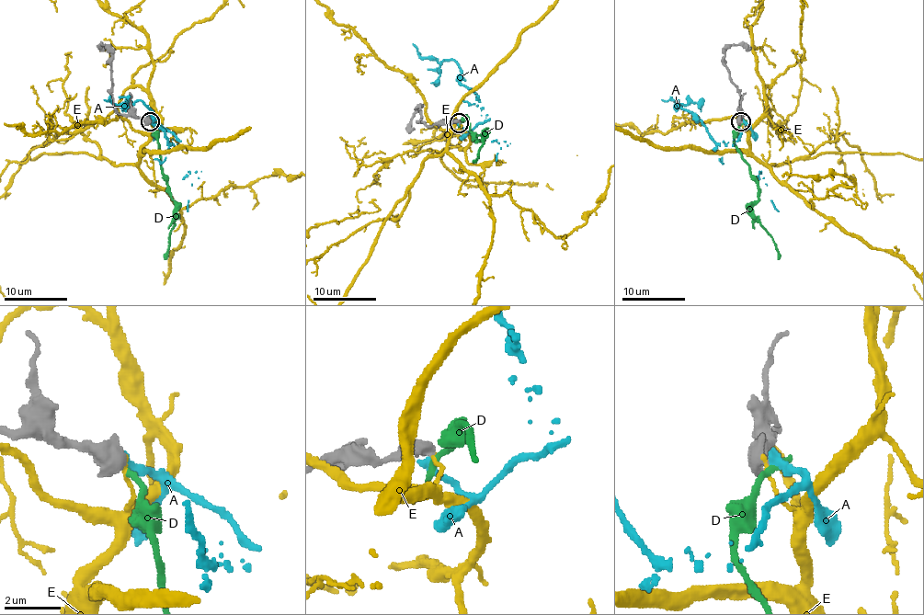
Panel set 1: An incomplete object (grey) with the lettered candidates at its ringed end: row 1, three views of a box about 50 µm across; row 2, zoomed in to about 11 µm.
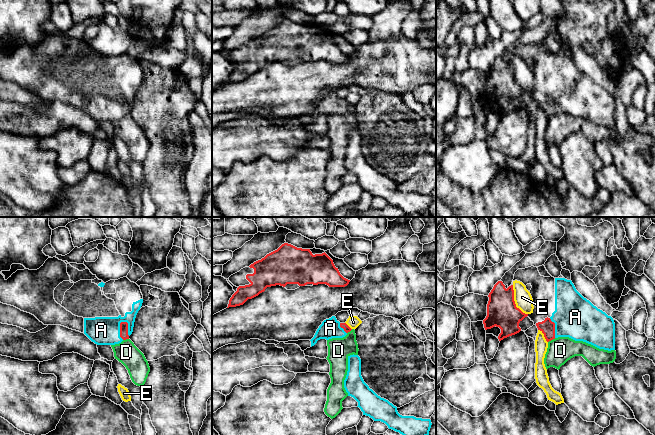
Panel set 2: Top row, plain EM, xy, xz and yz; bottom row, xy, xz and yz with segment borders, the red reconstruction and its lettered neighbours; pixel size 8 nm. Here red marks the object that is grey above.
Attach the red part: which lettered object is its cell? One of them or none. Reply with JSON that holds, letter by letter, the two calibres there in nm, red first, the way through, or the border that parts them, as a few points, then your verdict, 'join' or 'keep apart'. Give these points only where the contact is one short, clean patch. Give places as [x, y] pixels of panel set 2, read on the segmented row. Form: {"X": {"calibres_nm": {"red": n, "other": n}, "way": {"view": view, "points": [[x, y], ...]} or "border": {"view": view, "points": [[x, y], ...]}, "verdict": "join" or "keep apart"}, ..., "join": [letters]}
{"A": {"calibres_nm": {"red": 70, "other": 220}, "way": {"view": "xy", "points": [[124, 335], [120, 328], [101, 330]]}, "verdict": "join"}, "D": {"calibres_nm": {"red": 120, "other": 200}, "border": {"view": "yz", "points": [[555, 338], [548, 342]]}, "verdict": "keep apart"}, "E": {"calibres_nm": {"red": 240, "other": 140}, "verdict": "keep apart"}, "join": ["A"]}

